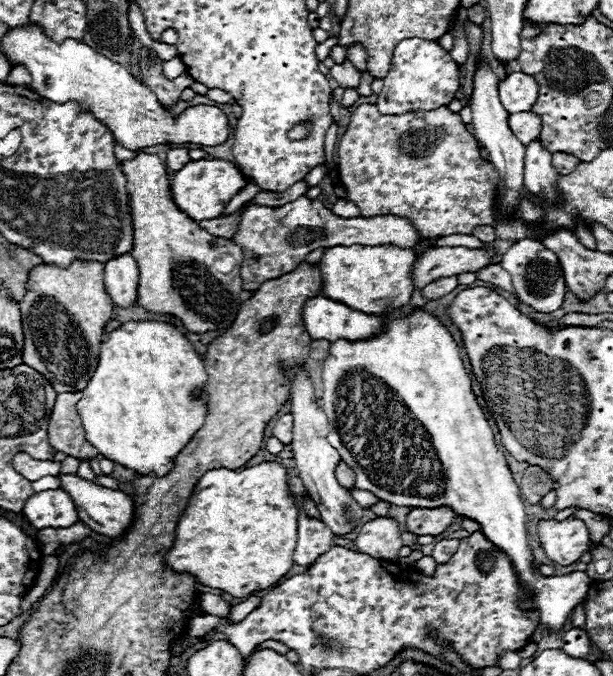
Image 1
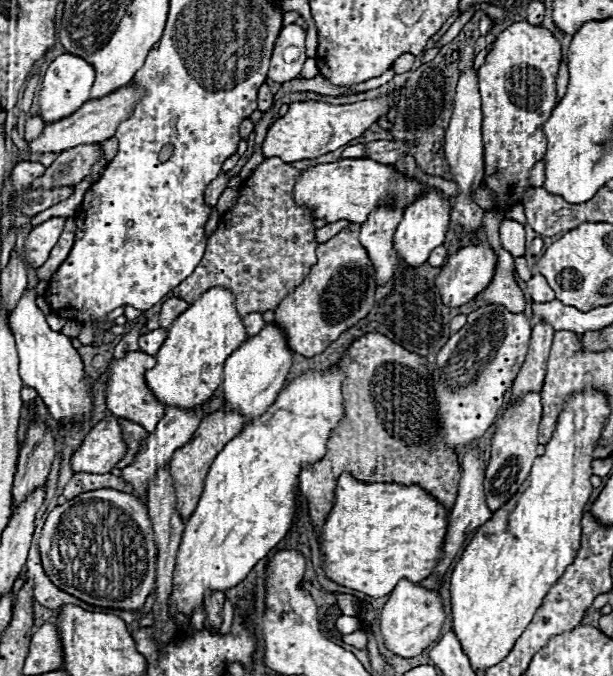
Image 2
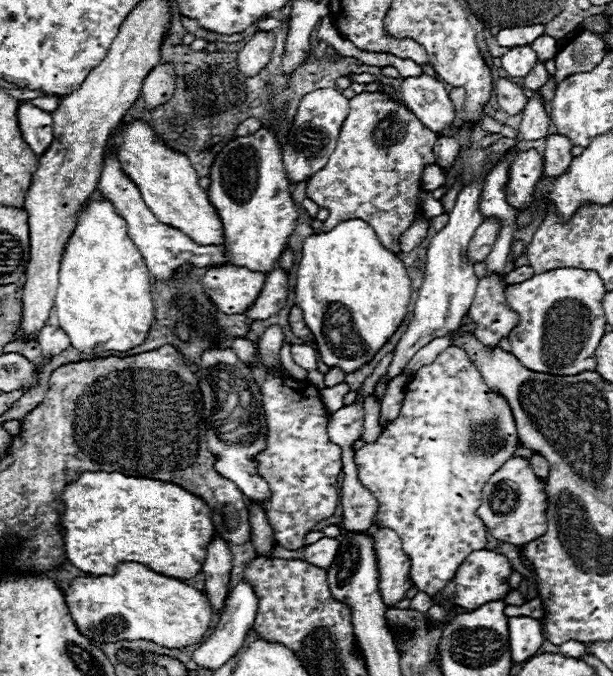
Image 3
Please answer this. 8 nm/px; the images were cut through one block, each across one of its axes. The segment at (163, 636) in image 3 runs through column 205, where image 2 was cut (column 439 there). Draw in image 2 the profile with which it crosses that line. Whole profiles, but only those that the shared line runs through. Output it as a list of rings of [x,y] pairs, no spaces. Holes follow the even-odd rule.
[[[400,580],[396,588],[390,592],[390,598],[380,612],[380,632],[384,636],[384,644],[388,650],[392,650],[402,658],[412,658],[440,638],[444,620],[446,614],[440,594],[422,588],[410,580]]]

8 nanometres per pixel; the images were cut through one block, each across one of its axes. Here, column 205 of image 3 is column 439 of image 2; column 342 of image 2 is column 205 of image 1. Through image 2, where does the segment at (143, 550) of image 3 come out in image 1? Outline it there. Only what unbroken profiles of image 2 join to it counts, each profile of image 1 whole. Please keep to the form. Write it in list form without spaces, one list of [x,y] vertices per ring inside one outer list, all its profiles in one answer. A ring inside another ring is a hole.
[[[262,462],[256,468],[228,470],[216,468],[202,476],[176,526],[176,538],[166,552],[164,562],[174,572],[188,572],[196,582],[220,588],[236,598],[246,598],[256,590],[274,586],[292,568],[292,550],[296,546],[298,510],[286,486],[286,468],[278,462]]]

